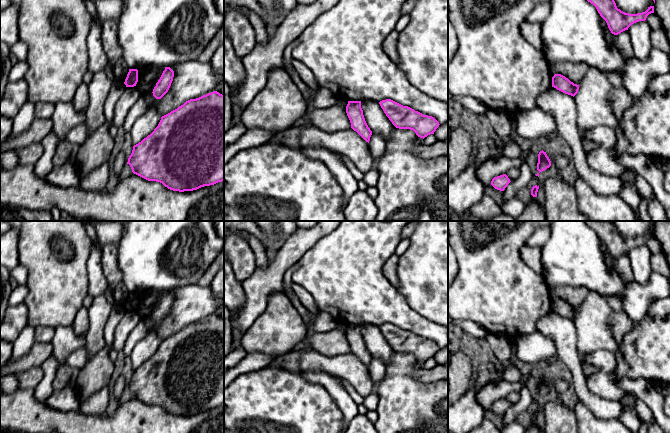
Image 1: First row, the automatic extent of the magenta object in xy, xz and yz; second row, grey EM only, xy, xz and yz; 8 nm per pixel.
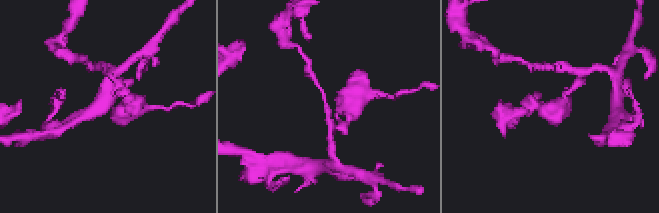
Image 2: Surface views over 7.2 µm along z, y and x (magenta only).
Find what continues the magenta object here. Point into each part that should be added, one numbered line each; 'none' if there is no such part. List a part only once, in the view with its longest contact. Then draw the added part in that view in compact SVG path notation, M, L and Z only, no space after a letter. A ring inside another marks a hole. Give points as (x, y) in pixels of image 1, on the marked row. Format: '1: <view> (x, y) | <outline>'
none

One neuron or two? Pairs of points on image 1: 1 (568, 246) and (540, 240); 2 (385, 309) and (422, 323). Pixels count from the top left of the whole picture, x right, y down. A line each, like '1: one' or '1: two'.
1: two
2: one

